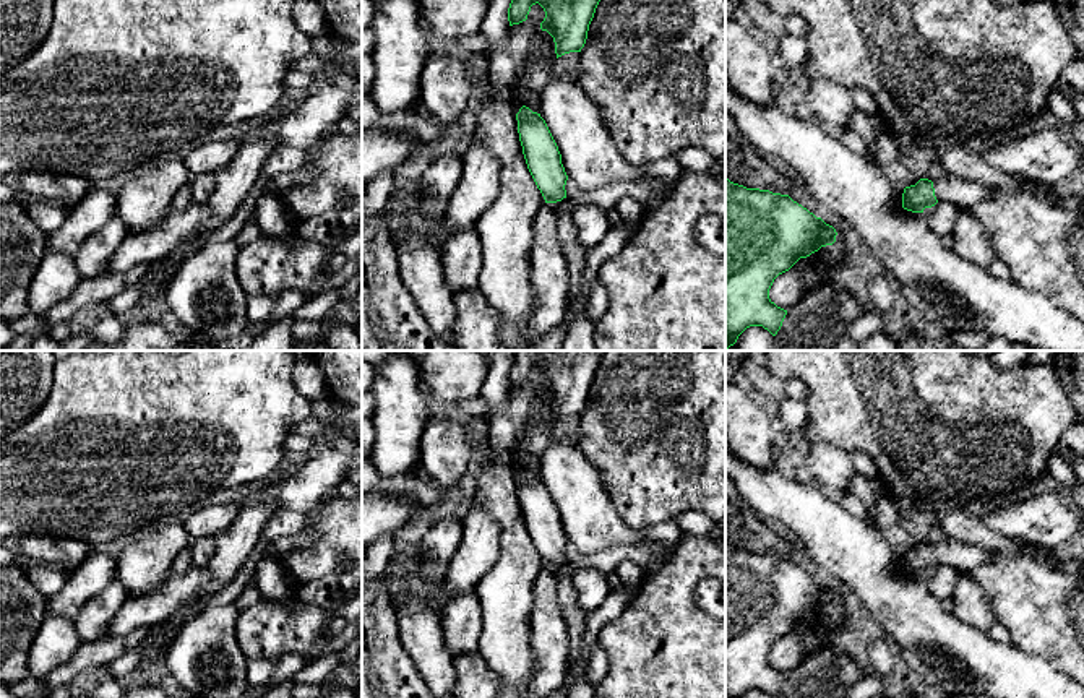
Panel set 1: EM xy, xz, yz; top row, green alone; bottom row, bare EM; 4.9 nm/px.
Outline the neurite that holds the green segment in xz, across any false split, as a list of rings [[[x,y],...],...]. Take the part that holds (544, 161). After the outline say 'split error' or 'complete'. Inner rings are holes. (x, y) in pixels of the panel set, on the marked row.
[[[523,106],[516,114],[518,133],[527,169],[545,203],[557,205],[558,235],[568,260],[571,282],[570,304],[579,295],[587,248],[578,240],[571,213],[566,209],[568,175],[558,146],[540,114]]]; split error

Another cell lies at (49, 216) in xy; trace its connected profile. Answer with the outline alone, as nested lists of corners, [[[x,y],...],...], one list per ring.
[[[32,200],[26,205],[31,221],[47,235],[54,234],[65,222],[68,211],[54,201]]]

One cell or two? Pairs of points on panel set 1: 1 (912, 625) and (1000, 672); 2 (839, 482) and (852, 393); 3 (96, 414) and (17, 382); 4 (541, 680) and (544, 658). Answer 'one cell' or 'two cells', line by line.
1: one cell
2: two cells
3: two cells
4: one cell

